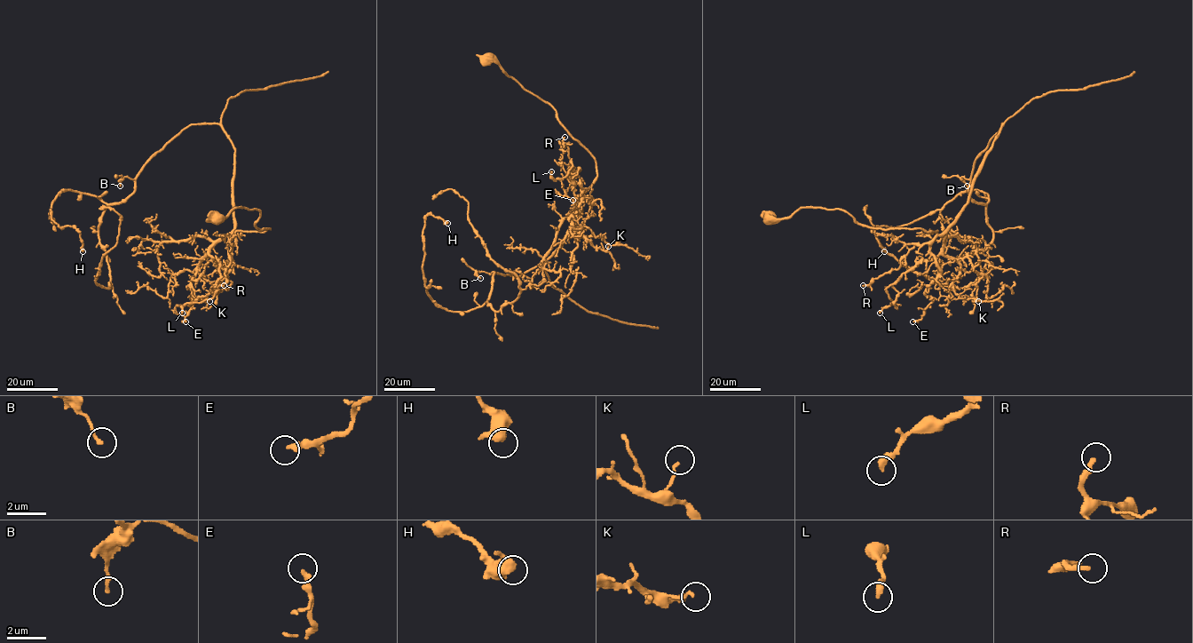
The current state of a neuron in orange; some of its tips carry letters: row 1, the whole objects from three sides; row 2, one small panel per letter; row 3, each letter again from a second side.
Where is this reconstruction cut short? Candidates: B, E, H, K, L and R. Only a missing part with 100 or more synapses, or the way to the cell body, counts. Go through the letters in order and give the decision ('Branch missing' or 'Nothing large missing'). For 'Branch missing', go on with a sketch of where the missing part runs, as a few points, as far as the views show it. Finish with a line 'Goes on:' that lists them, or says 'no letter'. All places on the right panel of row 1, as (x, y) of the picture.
B: Nothing large missing
E: Nothing large missing
H: Nothing large missing
K: Nothing large missing
L: Nothing large missing
R: Nothing large missing
Goes on: no letter

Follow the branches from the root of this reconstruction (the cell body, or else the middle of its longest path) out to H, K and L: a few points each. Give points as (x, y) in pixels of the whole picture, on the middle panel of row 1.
H: (486, 58), (555, 110), (596, 179), (551, 255), (492, 272), (467, 311), (425, 285), (425, 217), (447, 223)
K: (486, 58), (550, 106), (594, 158), (596, 179), (570, 218), (575, 235), (604, 250), (608, 246)
L: (486, 58), (550, 106), (595, 160), (596, 179), (571, 213), (572, 161), (564, 178), (554, 180), (551, 171)

